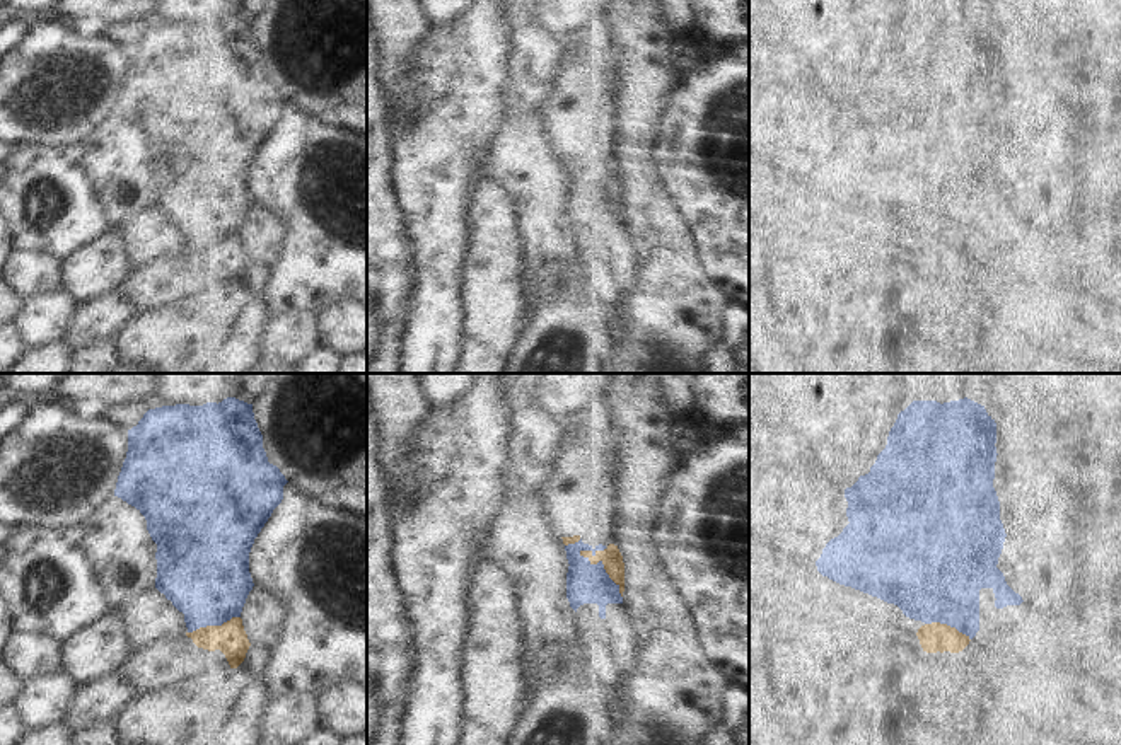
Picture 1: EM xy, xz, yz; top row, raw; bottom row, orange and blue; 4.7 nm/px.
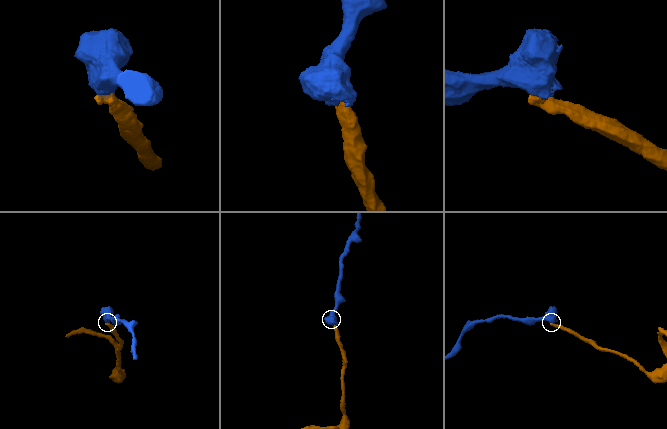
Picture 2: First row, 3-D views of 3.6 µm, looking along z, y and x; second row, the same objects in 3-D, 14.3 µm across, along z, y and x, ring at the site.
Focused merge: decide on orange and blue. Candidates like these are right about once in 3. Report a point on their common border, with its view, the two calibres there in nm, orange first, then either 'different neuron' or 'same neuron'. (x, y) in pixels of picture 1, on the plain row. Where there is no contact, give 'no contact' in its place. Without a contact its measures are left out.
xz (604, 186) | 100/190 nm | different neuron

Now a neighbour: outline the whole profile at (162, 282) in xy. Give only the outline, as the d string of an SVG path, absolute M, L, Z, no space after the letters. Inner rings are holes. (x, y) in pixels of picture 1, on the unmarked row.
M186 252L130 269L116 293L135 310L145 312L186 298L222 298L230 283L220 268L198 266Z

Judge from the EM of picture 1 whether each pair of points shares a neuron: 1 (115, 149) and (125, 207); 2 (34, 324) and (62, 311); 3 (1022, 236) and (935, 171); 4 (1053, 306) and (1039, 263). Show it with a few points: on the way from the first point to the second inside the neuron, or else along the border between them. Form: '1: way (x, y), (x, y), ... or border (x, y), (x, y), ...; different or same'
1: way (116, 162), (123, 174), (123, 193); same
2: way (41, 321), (55, 311); same
3: way (1000, 232), (958, 190); same
4: border (1007, 273), (1029, 282), (1048, 283); different

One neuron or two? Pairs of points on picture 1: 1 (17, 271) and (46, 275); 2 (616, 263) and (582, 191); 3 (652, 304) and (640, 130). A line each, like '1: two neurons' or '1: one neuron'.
1: one neuron
2: one neuron
3: one neuron

